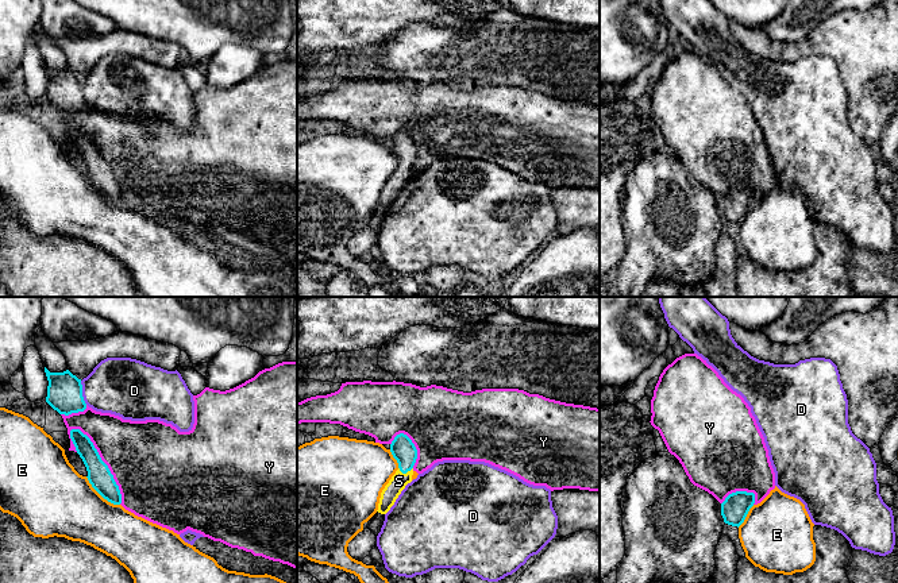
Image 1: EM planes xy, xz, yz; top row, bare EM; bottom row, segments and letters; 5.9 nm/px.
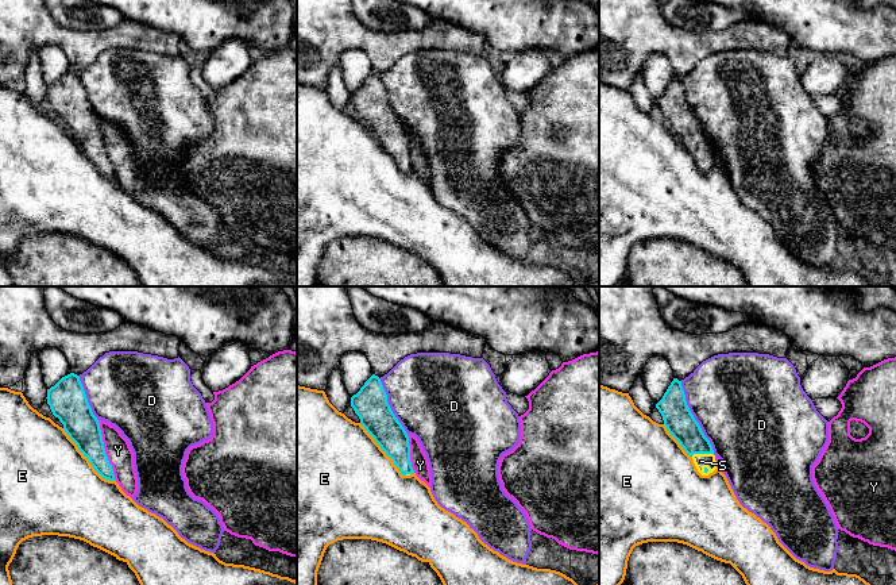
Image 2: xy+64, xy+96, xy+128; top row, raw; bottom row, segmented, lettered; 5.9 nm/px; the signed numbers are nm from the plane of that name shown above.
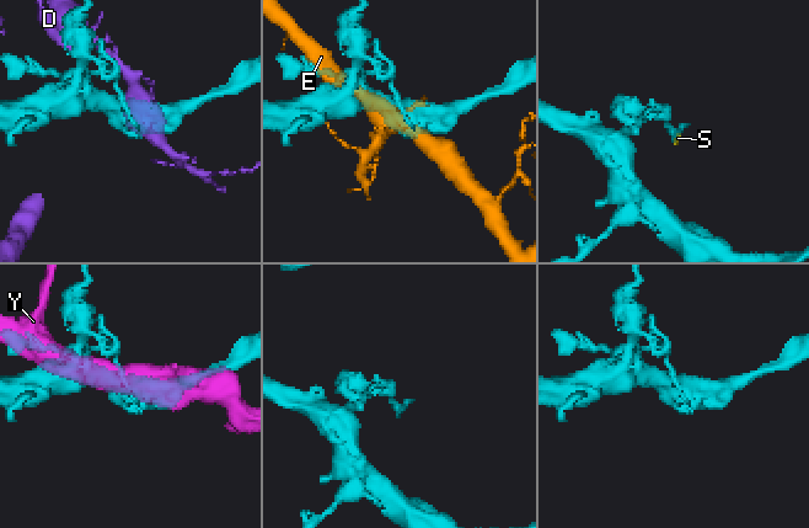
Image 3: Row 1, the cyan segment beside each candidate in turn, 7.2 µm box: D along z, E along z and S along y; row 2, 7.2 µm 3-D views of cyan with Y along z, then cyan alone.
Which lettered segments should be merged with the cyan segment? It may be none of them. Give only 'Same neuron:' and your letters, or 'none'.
Same neuron: S

